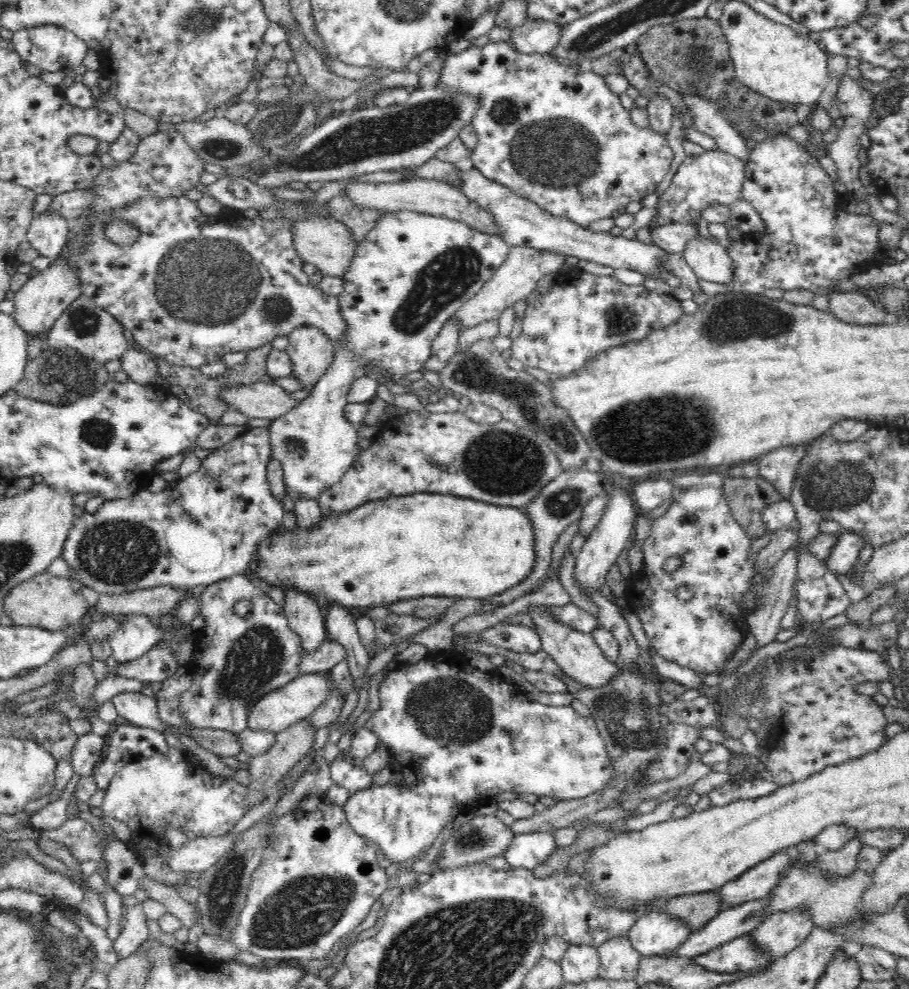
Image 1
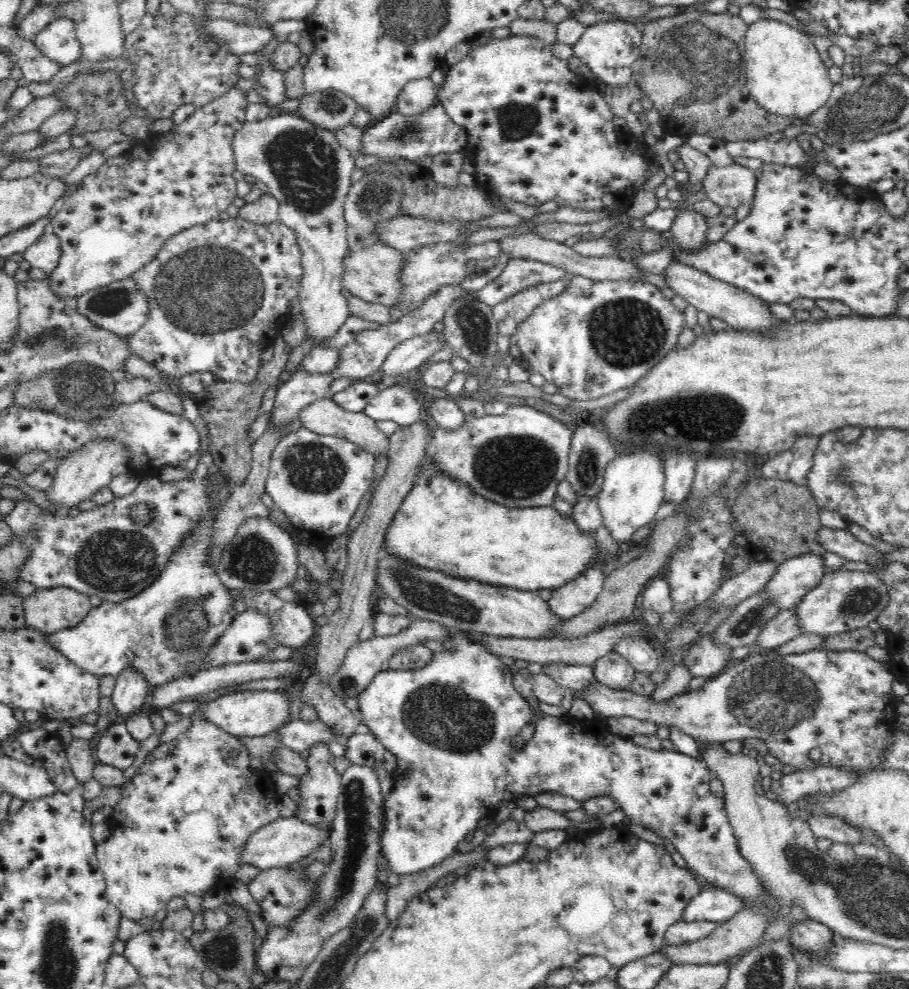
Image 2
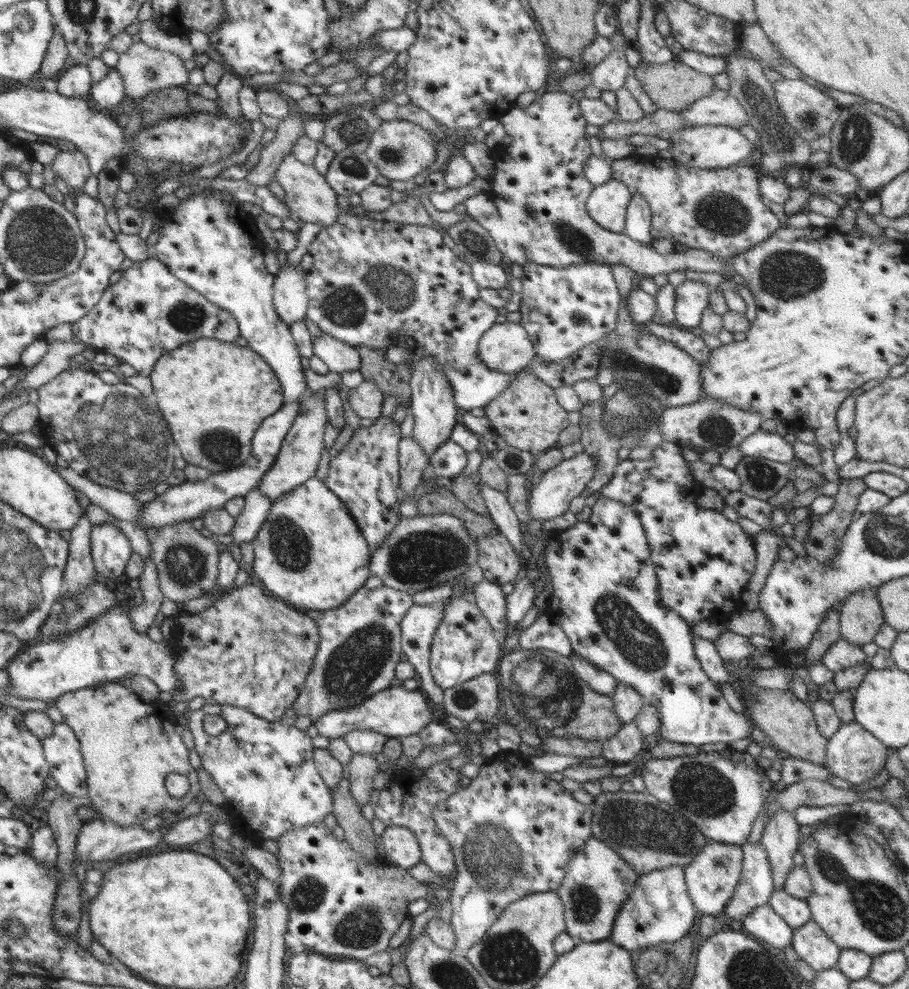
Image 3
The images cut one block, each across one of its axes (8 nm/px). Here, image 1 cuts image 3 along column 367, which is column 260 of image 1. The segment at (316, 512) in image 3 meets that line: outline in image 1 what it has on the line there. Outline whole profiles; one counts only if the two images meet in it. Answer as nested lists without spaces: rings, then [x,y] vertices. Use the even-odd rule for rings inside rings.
[[[415,492],[406,496],[391,496],[385,499],[370,501],[353,508],[347,513],[336,515],[322,515],[321,519],[309,529],[296,527],[293,531],[284,529],[280,526],[272,535],[268,535],[263,541],[257,544],[255,550],[255,561],[257,568],[255,575],[262,581],[266,581],[270,585],[276,586],[281,591],[286,586],[286,591],[296,589],[296,591],[304,591],[306,595],[310,595],[316,599],[316,603],[320,604],[342,604],[342,607],[355,607],[361,610],[362,608],[384,606],[400,600],[414,599],[422,596],[438,596],[438,597],[456,597],[458,599],[486,599],[496,594],[502,594],[514,588],[526,580],[529,572],[535,563],[535,532],[529,516],[525,509],[496,506],[488,504],[481,500],[474,500],[464,497],[457,497],[451,494],[444,493],[427,493]]]

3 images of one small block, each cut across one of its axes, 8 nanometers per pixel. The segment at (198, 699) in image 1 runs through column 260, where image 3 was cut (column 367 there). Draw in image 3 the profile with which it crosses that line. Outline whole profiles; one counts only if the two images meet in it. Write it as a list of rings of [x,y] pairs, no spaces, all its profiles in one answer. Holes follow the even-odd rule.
[[[363,585],[342,606],[321,612],[322,618],[314,620],[318,626],[318,651],[306,677],[305,688],[290,710],[298,716],[308,716],[314,722],[331,710],[359,705],[373,694],[390,687],[402,654],[400,623],[412,606],[413,600],[408,592],[384,585],[376,590],[368,590]]]

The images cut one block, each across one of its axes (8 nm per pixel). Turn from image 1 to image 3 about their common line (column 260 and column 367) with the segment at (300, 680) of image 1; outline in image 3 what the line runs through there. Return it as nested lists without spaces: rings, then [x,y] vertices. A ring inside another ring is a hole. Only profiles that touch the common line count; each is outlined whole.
[[[403,686],[388,687],[386,690],[373,694],[363,700],[359,705],[348,708],[334,709],[314,721],[320,736],[335,739],[344,737],[346,733],[354,730],[372,731],[388,737],[404,737],[418,735],[422,728],[432,724],[433,707],[429,700],[420,691],[408,691]]]

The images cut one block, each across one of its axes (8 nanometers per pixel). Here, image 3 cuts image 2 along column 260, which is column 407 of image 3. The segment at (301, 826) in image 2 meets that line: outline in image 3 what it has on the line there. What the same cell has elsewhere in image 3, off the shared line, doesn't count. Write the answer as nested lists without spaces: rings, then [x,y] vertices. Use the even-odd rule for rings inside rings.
[[[390,825],[382,833],[382,846],[389,863],[411,869],[420,863],[421,848],[414,833],[406,827]]]

